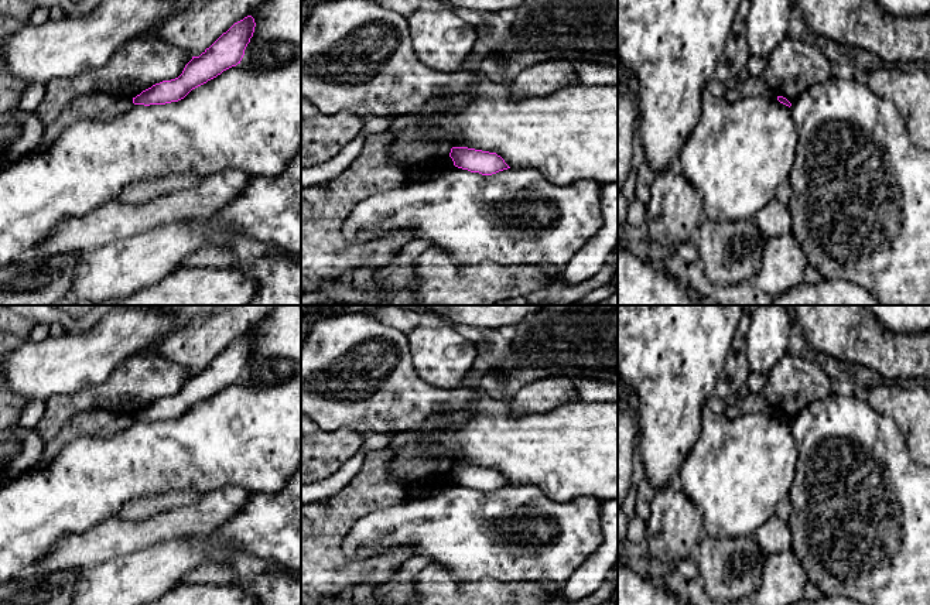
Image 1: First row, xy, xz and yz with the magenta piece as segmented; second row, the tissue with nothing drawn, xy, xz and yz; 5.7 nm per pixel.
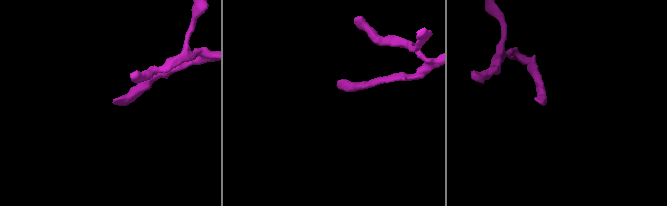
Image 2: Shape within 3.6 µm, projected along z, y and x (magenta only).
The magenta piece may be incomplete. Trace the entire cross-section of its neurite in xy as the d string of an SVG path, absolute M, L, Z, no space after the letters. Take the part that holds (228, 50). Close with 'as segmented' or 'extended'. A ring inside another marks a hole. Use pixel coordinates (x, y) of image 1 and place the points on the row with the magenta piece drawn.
M252 16L235 23L199 57L192 57L178 78L153 85L133 98L133 103L150 106L178 102L192 89L236 66L245 55L254 27Z; as segmented

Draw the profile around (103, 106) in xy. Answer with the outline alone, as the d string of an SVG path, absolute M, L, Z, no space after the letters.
M95 92L72 100L59 116L45 126L44 143L41 147L52 144L58 136L82 119L110 120L133 107L133 99L126 95L112 95Z

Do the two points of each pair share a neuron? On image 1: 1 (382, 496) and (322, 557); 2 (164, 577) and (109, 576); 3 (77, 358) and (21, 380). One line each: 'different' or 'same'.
1: same
2: same
3: same

